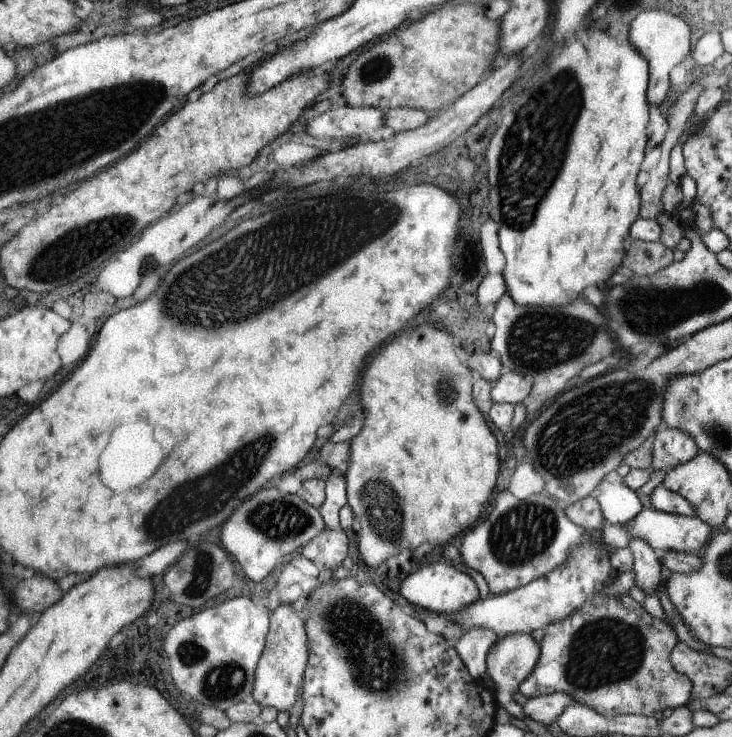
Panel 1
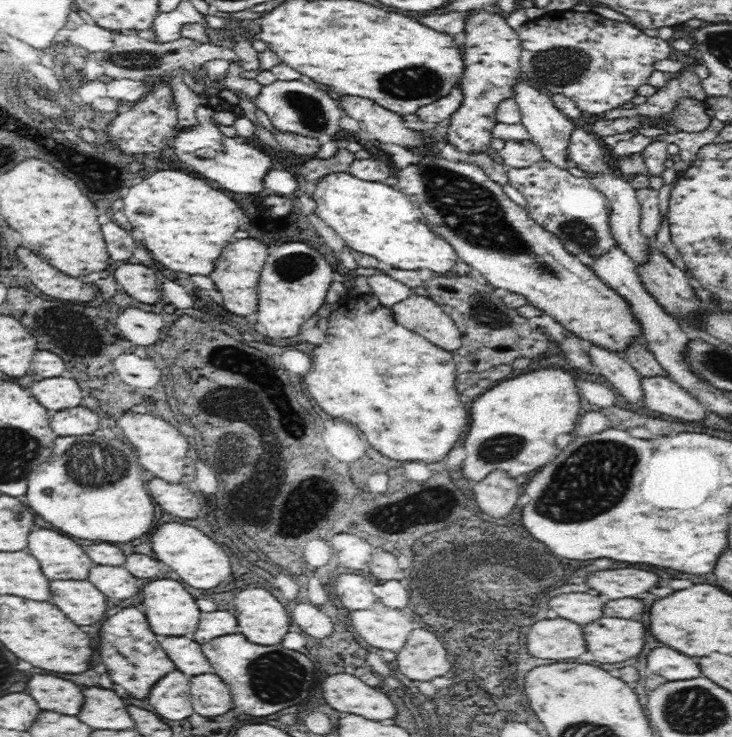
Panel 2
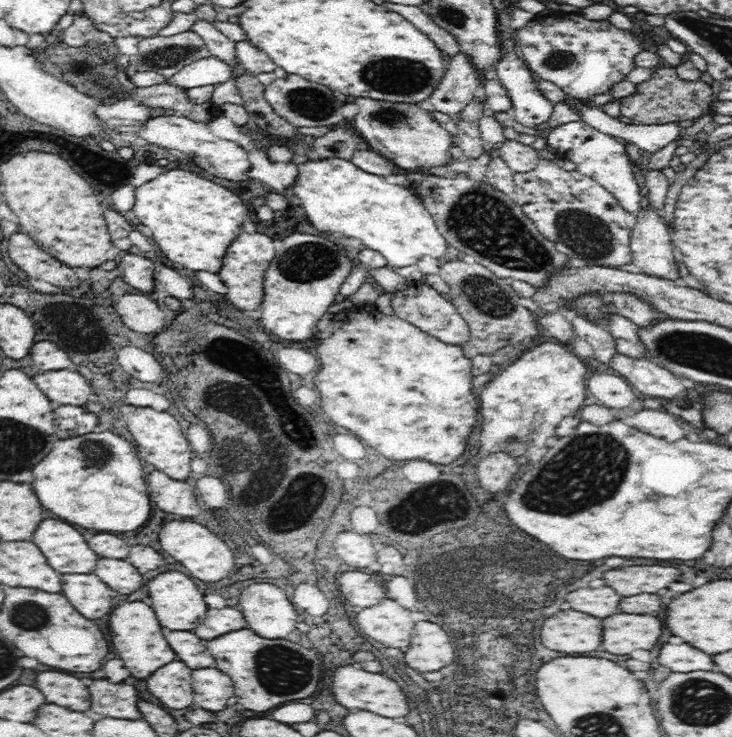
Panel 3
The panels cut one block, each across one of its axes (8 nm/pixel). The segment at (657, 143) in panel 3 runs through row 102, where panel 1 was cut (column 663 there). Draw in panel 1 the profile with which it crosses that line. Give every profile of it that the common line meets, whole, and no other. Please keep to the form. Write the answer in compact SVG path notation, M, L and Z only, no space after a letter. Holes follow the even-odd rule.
M631 540L627 548L631 548L631 554L635 558L633 560L635 586L645 596L653 596L657 590L663 588L663 578L667 574L659 562L659 554L643 540Z

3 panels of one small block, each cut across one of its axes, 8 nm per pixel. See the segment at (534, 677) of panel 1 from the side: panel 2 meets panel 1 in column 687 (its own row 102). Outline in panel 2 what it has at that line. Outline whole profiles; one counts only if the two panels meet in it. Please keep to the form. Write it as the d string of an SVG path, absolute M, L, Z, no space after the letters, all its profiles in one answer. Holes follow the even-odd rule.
M682 98L678 110L668 116L668 122L674 124L674 128L680 132L704 132L712 122L706 112L708 110L704 108L704 102Z

